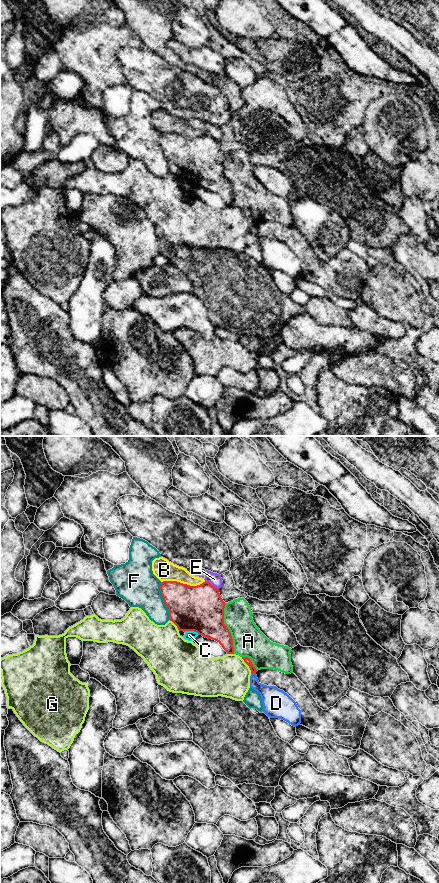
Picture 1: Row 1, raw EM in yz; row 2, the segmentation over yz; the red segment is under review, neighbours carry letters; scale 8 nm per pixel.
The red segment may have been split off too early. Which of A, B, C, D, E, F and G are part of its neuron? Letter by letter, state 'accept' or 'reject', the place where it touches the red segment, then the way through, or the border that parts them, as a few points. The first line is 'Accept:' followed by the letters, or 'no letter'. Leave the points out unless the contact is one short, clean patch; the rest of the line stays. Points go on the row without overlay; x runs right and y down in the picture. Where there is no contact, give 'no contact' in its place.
Accept: no letter
A: reject; meets red in yz at (227, 180)
B: reject; meets red in yz at (183, 136)
C: reject; meets red in yz at (192, 182)
D: reject; meets red in yz at (253, 224); border along yz (251, 224), (255, 225)
E: reject; meets red in yz at (212, 137)
F: reject; meets red in yz at (163, 152)
G: reject; meets red in yz at (247, 216)

